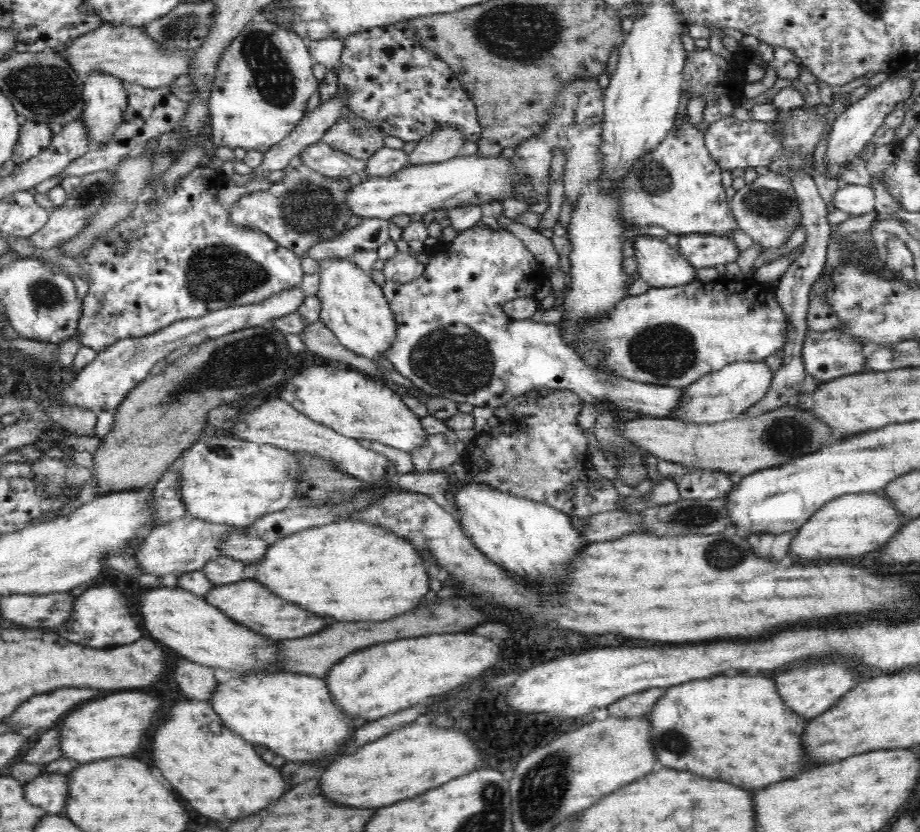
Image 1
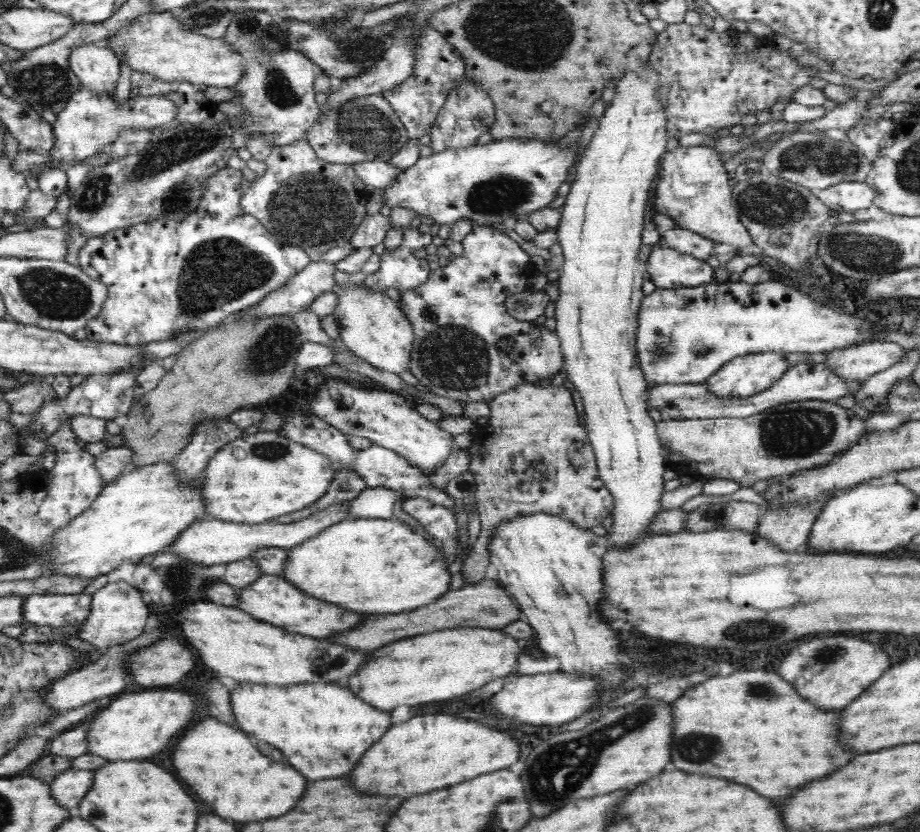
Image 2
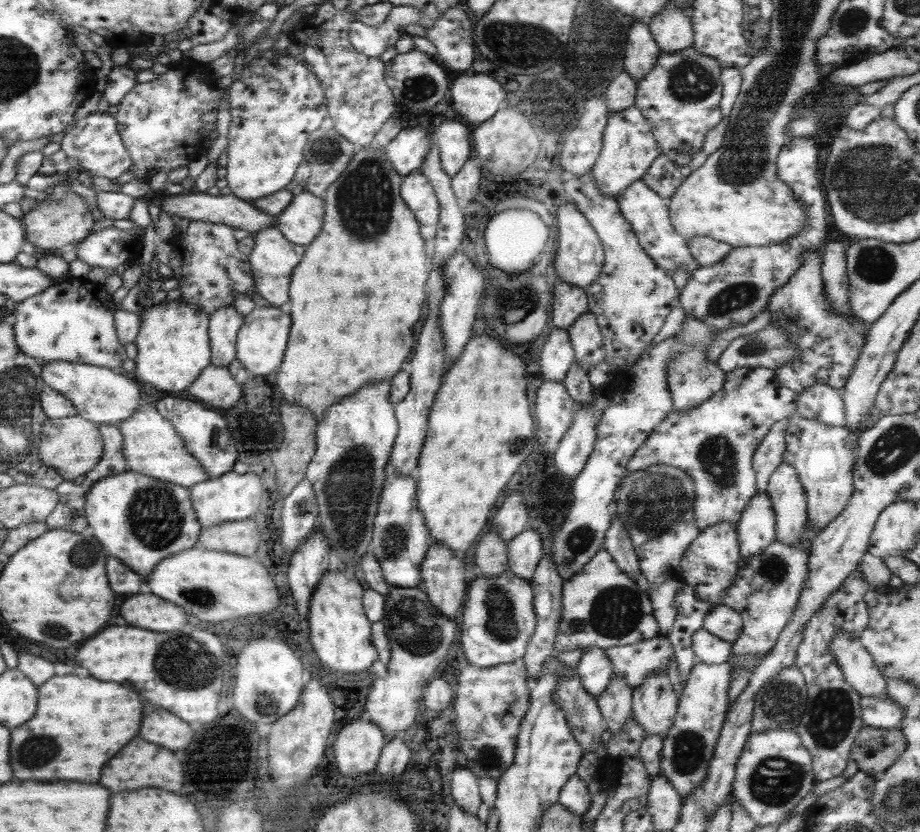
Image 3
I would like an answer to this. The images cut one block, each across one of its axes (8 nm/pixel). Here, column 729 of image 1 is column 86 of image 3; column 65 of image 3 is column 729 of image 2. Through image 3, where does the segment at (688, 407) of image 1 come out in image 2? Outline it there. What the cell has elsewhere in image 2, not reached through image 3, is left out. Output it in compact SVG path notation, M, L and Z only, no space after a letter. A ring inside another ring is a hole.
M764 352L764 354L750 354L738 356L724 364L703 383L706 391L718 399L749 398L765 392L786 372L784 356L786 352Z

